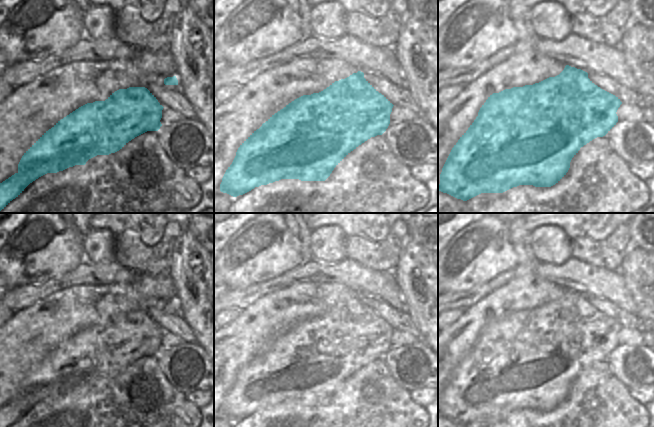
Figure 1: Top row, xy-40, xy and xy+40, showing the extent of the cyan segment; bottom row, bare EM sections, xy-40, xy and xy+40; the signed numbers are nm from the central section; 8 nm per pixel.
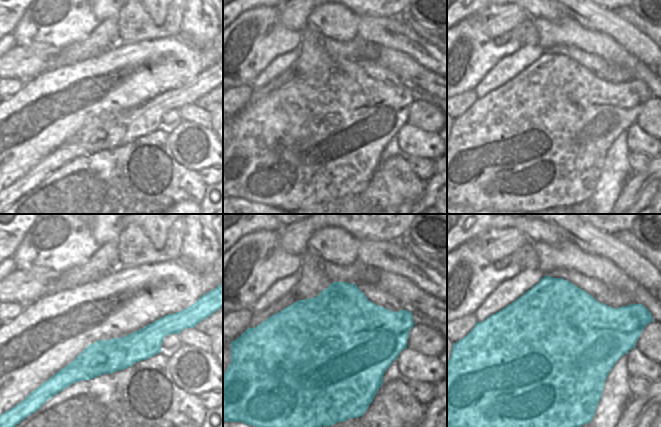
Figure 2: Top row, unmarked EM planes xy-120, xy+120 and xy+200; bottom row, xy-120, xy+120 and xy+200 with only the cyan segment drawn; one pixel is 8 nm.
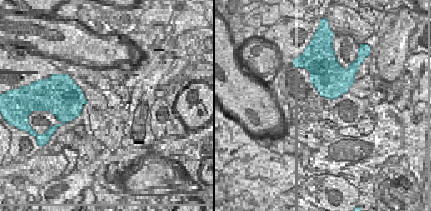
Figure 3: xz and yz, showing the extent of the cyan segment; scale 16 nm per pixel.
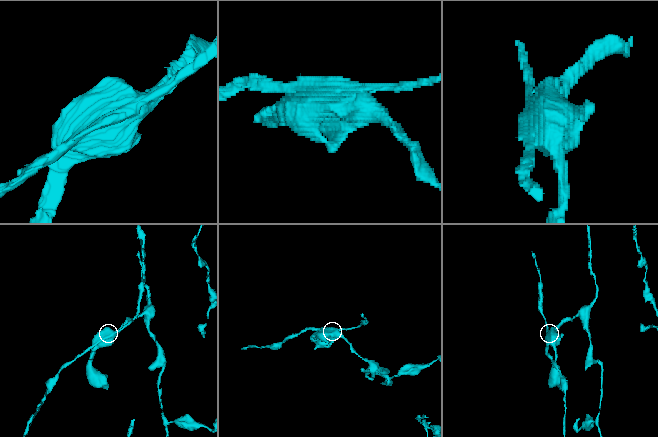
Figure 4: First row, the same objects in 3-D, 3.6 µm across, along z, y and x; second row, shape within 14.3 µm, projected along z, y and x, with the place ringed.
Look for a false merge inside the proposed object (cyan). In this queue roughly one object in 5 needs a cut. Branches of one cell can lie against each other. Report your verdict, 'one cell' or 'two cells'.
two cells

